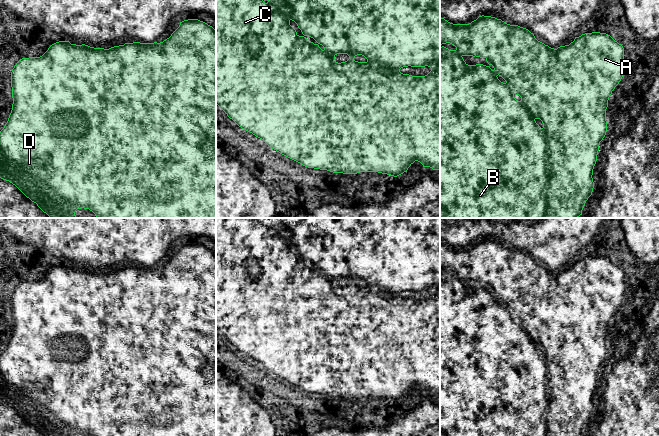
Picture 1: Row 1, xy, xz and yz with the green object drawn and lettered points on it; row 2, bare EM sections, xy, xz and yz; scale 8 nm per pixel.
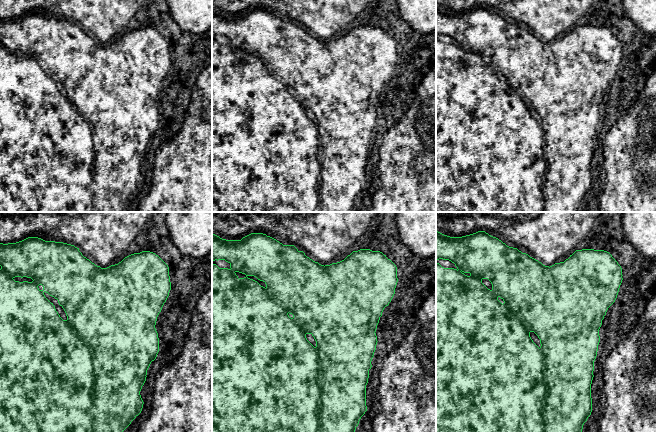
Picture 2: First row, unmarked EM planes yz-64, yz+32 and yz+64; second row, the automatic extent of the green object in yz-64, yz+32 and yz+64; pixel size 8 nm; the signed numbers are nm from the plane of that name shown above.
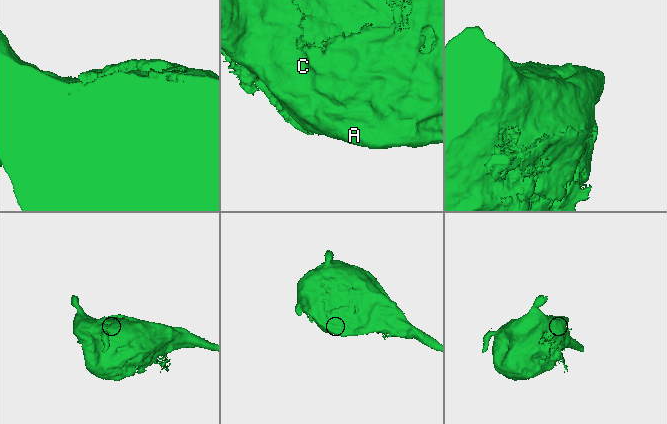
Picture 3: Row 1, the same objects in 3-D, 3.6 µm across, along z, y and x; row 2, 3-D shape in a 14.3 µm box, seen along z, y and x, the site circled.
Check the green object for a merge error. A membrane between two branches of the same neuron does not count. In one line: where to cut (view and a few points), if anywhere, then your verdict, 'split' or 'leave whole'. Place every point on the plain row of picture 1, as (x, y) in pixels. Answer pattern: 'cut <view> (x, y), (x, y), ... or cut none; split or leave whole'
cut none; leave whole

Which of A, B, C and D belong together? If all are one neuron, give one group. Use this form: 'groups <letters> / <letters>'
groups A B C D

